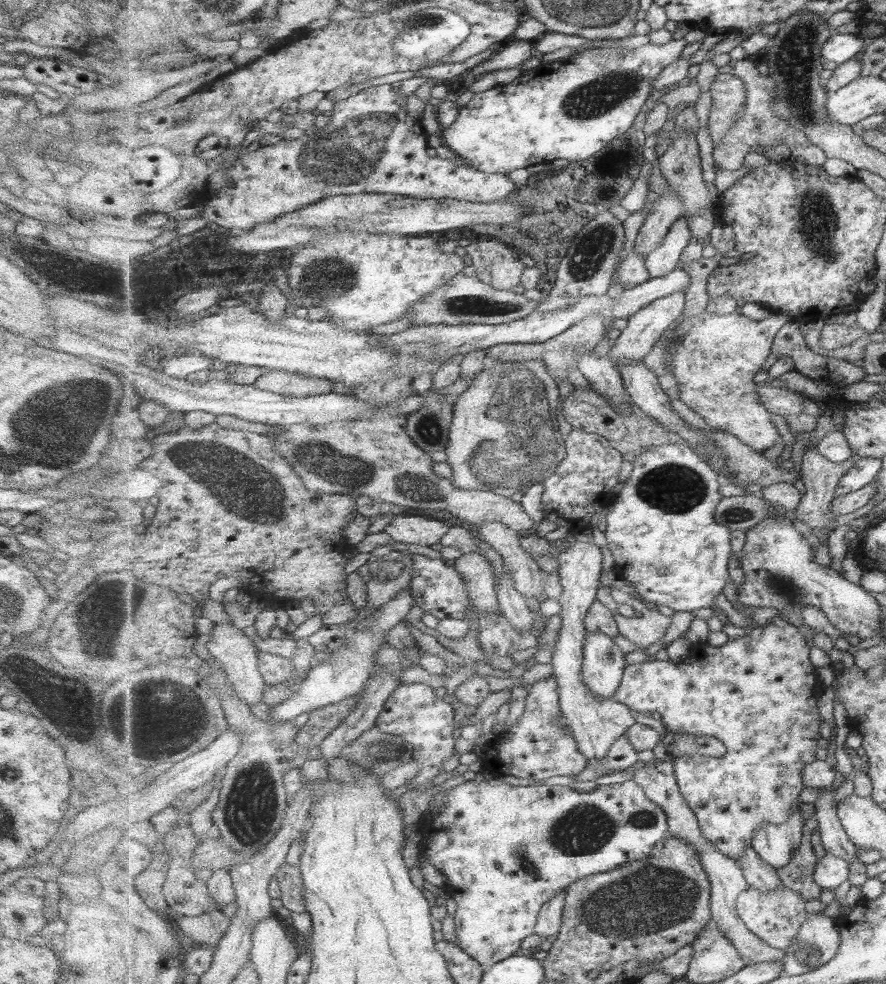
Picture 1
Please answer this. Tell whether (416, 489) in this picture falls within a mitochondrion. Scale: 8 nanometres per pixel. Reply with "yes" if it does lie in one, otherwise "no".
yes

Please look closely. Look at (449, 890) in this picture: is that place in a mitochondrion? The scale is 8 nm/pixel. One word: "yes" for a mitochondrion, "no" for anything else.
no

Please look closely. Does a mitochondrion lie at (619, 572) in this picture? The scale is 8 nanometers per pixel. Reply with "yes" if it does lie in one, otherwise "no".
no

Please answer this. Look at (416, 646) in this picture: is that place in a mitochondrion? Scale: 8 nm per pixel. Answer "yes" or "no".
no

